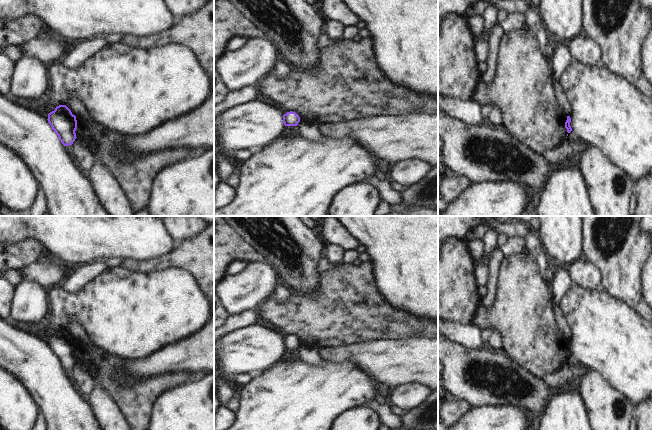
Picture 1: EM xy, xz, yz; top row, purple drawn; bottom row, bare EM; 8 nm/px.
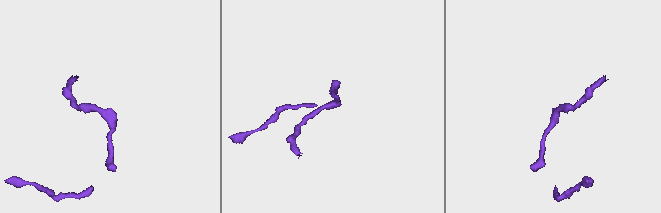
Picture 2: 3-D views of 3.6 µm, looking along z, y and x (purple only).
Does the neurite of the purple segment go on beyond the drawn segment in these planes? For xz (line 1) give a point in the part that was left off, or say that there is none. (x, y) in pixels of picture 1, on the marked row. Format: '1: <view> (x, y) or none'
1: none

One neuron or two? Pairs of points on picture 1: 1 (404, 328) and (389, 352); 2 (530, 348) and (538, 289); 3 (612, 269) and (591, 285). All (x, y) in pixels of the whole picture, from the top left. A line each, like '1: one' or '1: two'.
1: two
2: one
3: two

